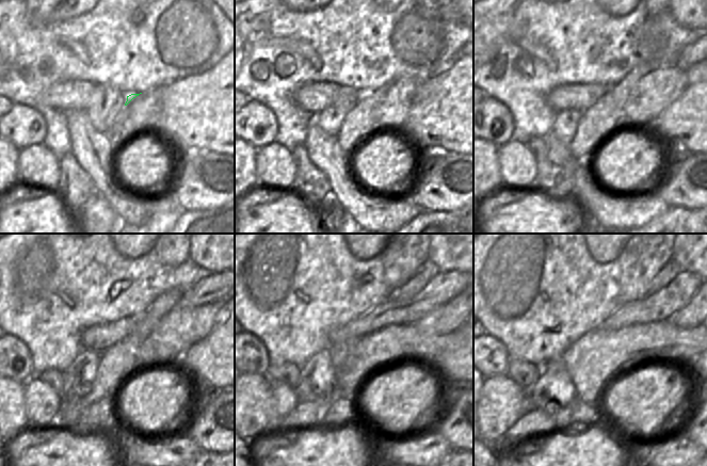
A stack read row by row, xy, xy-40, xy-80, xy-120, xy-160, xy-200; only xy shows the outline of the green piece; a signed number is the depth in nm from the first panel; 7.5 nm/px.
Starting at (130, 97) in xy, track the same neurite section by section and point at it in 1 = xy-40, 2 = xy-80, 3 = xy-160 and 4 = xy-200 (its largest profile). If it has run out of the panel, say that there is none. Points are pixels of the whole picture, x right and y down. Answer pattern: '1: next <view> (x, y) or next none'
1: next xy-40 (364, 115)
2: next xy-80 (597, 122)
3: next xy-160 (349, 376)
4: next xy-200 (533, 421)

